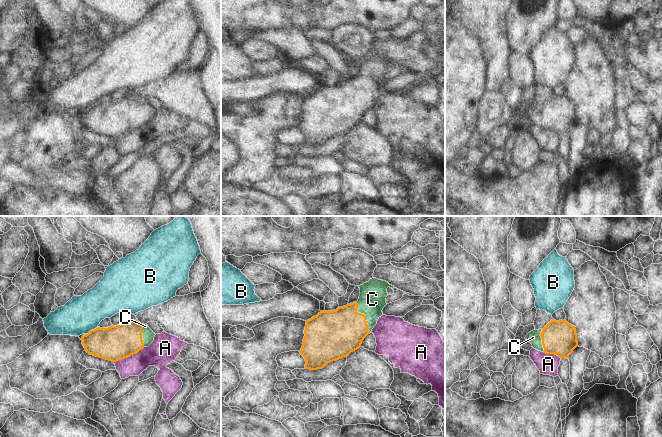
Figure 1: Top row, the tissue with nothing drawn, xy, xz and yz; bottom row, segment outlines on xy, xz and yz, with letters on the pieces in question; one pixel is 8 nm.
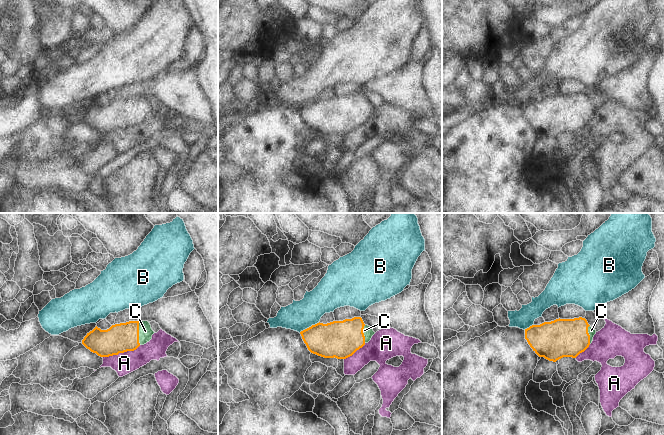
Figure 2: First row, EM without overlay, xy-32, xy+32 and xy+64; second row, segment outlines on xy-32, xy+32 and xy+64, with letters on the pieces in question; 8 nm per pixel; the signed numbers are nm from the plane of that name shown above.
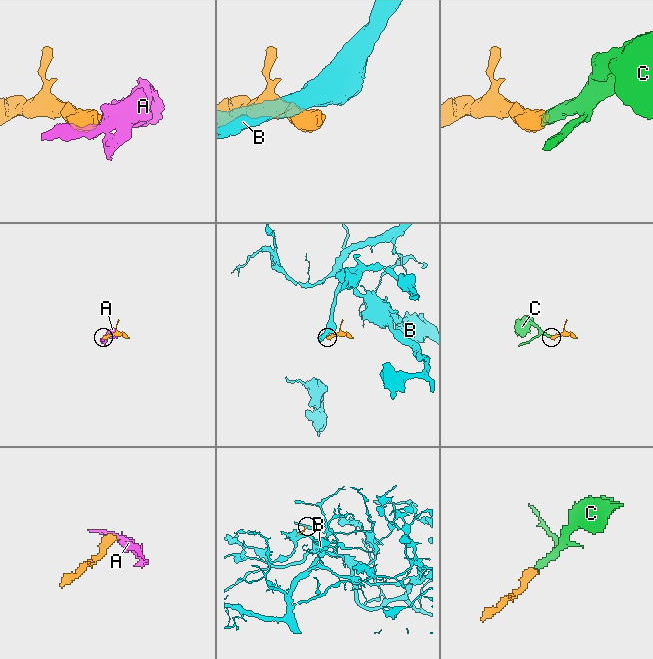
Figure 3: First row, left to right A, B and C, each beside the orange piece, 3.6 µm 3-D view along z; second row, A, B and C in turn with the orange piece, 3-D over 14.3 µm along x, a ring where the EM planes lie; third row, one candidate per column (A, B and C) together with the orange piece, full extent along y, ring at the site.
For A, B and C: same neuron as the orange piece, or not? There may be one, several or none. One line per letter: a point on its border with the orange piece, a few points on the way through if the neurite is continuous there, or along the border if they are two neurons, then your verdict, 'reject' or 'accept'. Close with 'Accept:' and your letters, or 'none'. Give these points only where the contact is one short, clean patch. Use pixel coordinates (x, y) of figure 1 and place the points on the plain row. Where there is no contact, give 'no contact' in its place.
A: xy (129, 132) | reject
B: xy (92, 106) | along xy (98, 103), (86, 110) | reject
C: xz (365, 92) | across xz (339, 108), (365, 92), (372, 75) | accept
Accept: C

